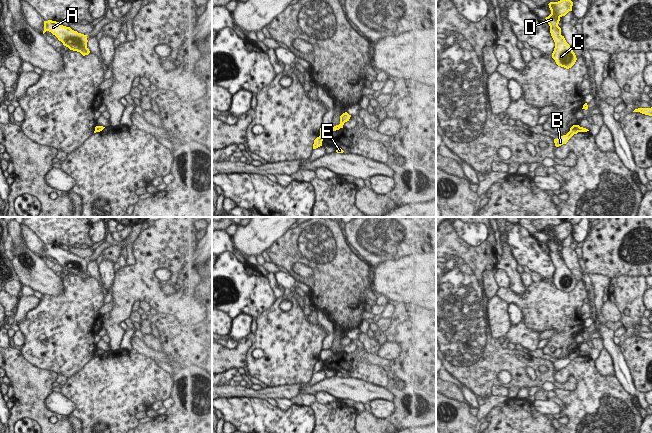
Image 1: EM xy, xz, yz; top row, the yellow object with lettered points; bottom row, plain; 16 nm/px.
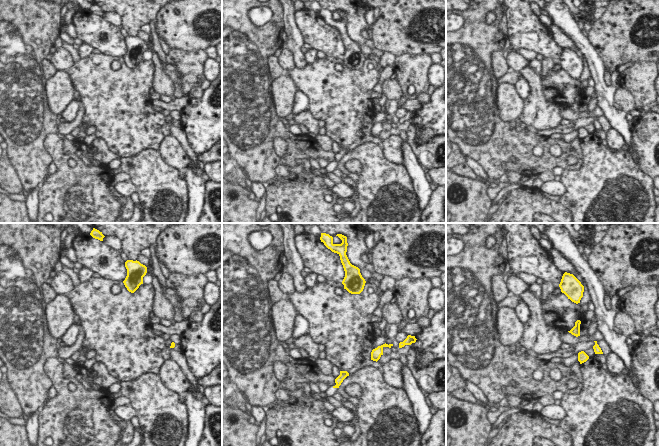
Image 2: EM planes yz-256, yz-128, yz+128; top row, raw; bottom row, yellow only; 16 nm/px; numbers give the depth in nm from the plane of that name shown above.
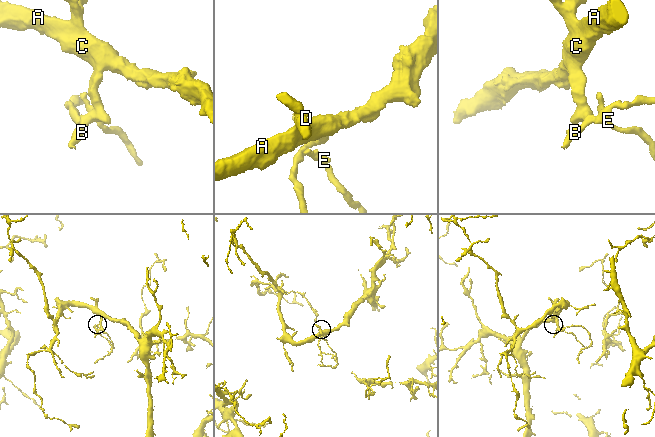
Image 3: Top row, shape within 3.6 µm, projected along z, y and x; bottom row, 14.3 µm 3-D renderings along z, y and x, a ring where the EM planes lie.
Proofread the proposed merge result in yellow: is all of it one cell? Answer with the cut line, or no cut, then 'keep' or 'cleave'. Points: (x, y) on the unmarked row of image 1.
cut in xz along (320, 358), (322, 361); cleave

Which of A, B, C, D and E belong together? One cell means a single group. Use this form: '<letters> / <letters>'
A B C D / E

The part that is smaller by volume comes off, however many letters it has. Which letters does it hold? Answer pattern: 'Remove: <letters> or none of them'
Remove: E

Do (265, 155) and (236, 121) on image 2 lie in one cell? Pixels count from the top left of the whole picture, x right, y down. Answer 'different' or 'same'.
same

